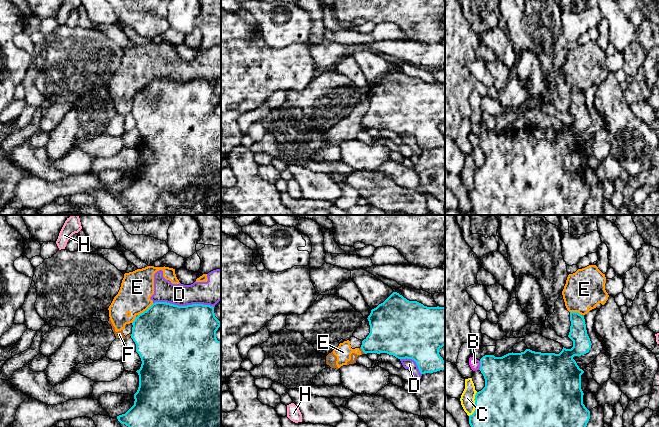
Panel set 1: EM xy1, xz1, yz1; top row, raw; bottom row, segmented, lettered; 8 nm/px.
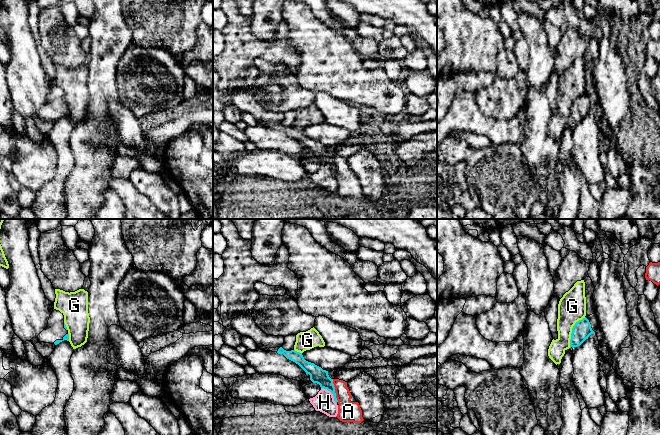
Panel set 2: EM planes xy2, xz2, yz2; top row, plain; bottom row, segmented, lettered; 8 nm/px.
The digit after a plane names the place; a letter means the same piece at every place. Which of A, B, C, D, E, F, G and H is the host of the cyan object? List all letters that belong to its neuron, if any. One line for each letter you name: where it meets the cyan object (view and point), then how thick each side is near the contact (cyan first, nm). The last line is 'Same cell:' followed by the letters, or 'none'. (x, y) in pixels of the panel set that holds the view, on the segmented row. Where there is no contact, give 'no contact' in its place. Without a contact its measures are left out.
Same cell: none

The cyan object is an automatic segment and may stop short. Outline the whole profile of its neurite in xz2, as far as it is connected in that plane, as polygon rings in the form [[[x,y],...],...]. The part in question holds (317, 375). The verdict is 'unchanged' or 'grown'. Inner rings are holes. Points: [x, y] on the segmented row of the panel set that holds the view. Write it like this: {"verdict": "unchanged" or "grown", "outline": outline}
{"verdict": "grown", "outline": [[[282,347],[269,348],[267,351],[277,352],[278,354],[283,354],[287,359],[298,364],[306,374],[310,375],[310,380],[313,383],[317,383],[321,388],[327,389],[333,394],[334,401],[337,403],[335,387],[333,384],[333,379],[328,375],[328,371],[323,370],[321,367],[315,365],[314,363],[308,362],[304,359],[302,353],[295,350],[286,351]]]}

